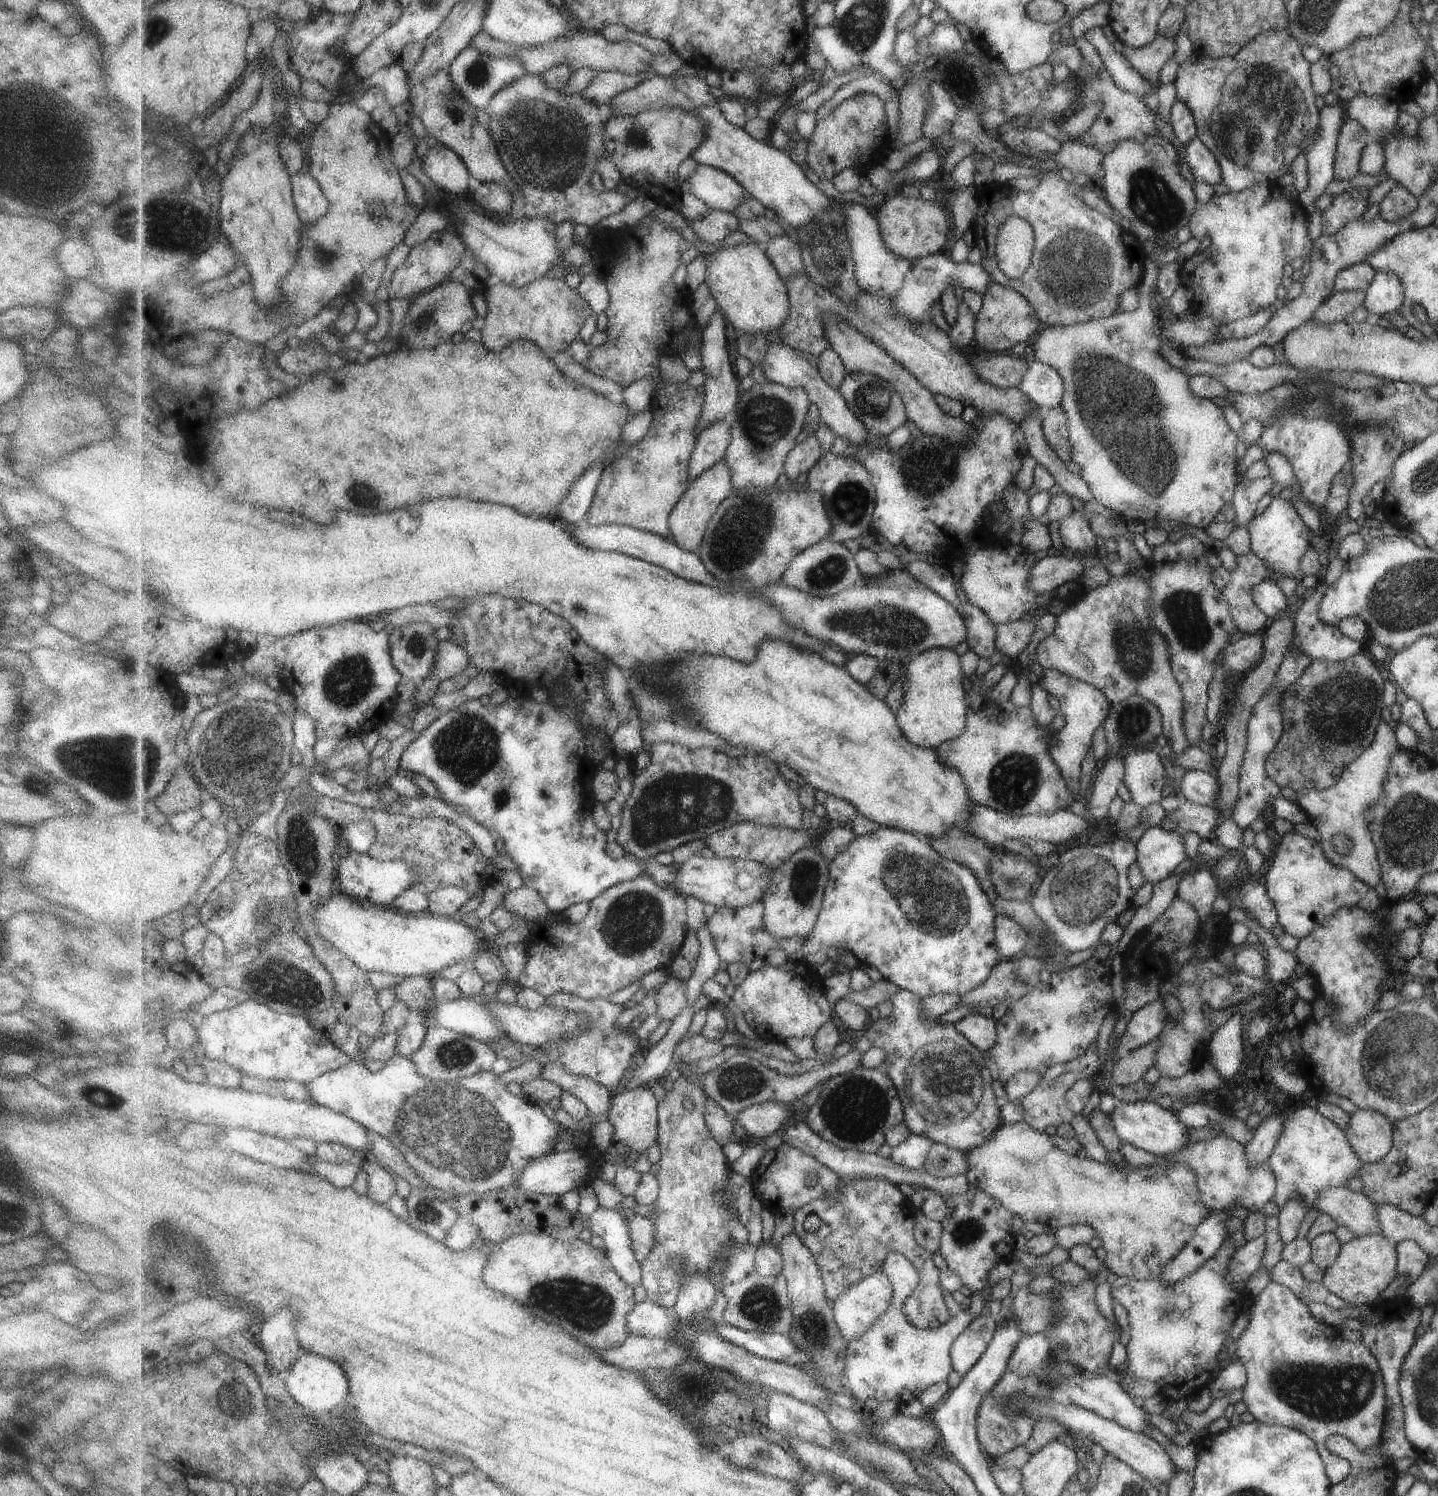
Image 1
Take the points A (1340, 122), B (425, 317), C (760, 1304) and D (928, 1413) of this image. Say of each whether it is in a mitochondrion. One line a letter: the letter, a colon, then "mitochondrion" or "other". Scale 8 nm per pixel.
A: other
B: mitochondrion
C: mitochondrion
D: other

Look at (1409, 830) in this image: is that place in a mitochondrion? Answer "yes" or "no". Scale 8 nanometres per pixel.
yes

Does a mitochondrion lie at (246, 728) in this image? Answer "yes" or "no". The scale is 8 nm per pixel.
yes

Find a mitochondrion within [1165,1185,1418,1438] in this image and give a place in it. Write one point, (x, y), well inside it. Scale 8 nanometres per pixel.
(1330, 1395)

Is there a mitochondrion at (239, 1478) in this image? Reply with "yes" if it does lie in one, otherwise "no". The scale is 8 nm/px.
no

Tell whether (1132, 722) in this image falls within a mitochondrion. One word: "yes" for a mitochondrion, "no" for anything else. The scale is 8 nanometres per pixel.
yes

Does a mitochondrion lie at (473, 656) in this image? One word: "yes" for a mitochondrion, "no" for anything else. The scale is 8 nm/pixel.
no

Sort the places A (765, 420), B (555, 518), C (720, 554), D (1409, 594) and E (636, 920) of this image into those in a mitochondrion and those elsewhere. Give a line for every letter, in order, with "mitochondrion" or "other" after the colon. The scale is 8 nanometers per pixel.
A: mitochondrion
B: other
C: mitochondrion
D: mitochondrion
E: mitochondrion

